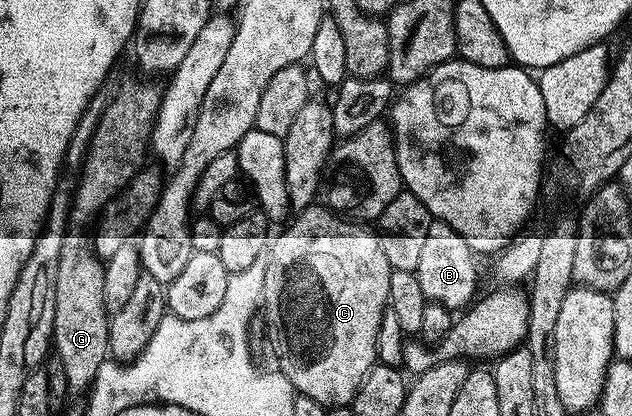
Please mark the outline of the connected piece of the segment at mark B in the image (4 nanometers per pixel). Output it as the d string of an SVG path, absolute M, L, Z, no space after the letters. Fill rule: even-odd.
M433 219L415 270L418 286L422 286L424 297L429 302L441 304L442 307L449 310L467 309L477 295L475 259L477 260L477 257L471 246L450 225L442 223L441 220Z

